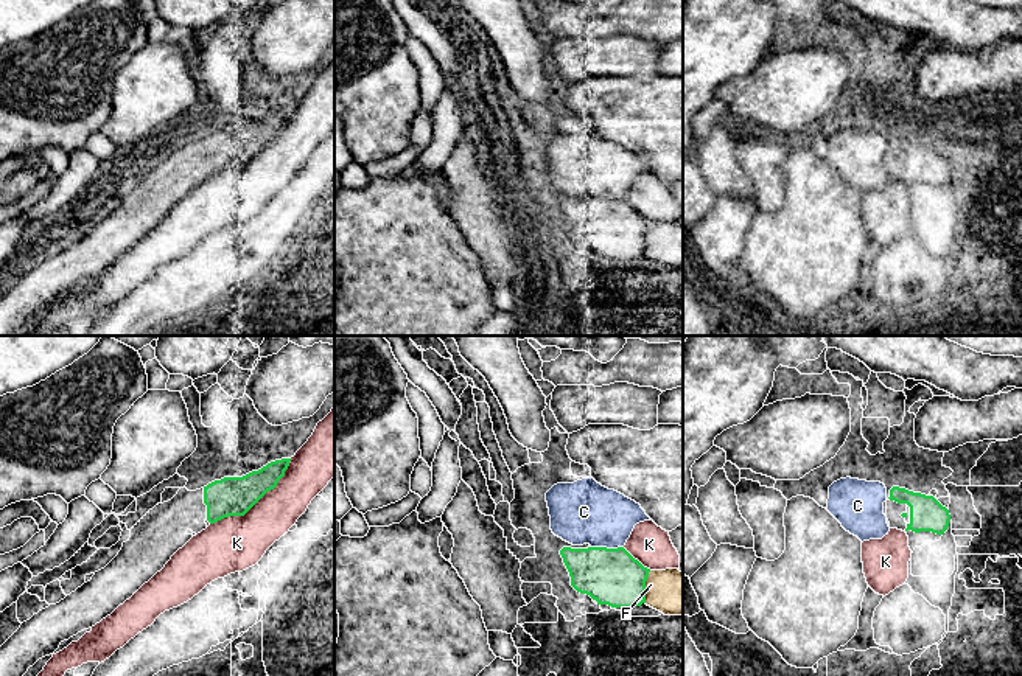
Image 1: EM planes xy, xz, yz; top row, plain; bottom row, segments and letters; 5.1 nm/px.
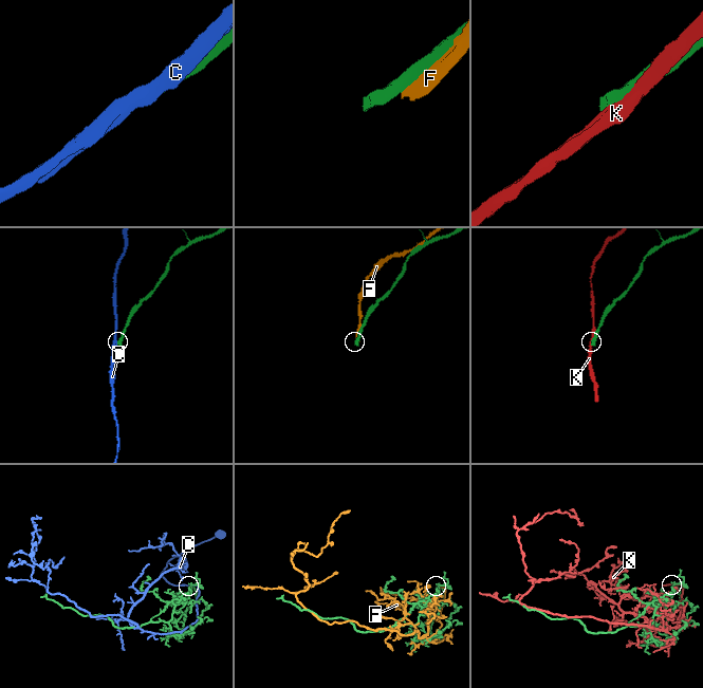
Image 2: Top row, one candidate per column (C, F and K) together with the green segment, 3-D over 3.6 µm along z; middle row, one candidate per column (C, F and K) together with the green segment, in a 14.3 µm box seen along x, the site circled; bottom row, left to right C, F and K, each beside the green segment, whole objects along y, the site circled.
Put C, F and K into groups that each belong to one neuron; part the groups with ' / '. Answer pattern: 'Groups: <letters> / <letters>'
Groups: C / F / K

